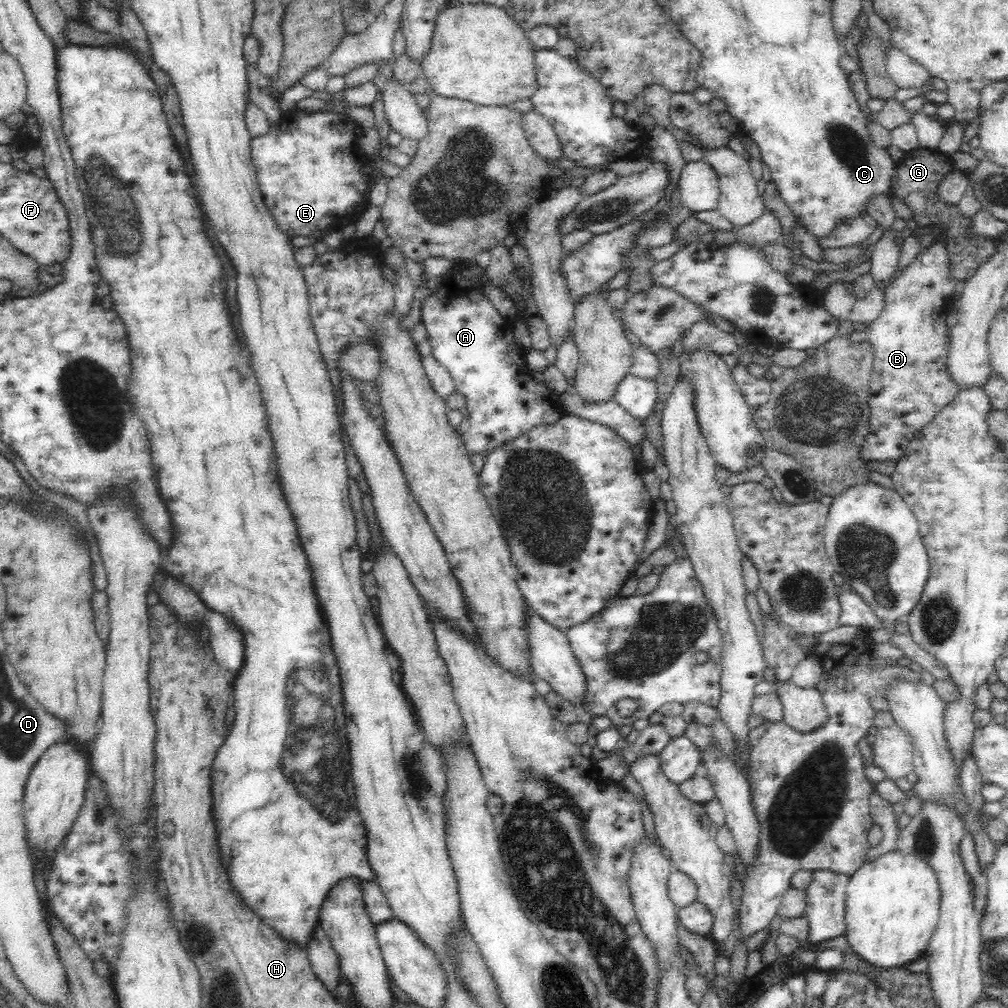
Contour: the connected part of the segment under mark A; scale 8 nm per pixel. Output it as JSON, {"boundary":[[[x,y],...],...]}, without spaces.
{"boundary":[[[454,271],[450,276],[438,280],[423,278],[421,286],[436,287],[434,294],[424,300],[421,320],[428,330],[427,340],[432,345],[432,357],[448,369],[457,392],[466,398],[468,418],[463,418],[456,429],[469,453],[480,452],[486,456],[494,448],[518,438],[528,430],[541,424],[554,424],[564,416],[564,409],[558,396],[552,395],[545,384],[535,385],[532,381],[532,371],[520,357],[520,352],[515,346],[512,319],[507,320],[500,315],[485,296],[481,283],[467,282]]]}

